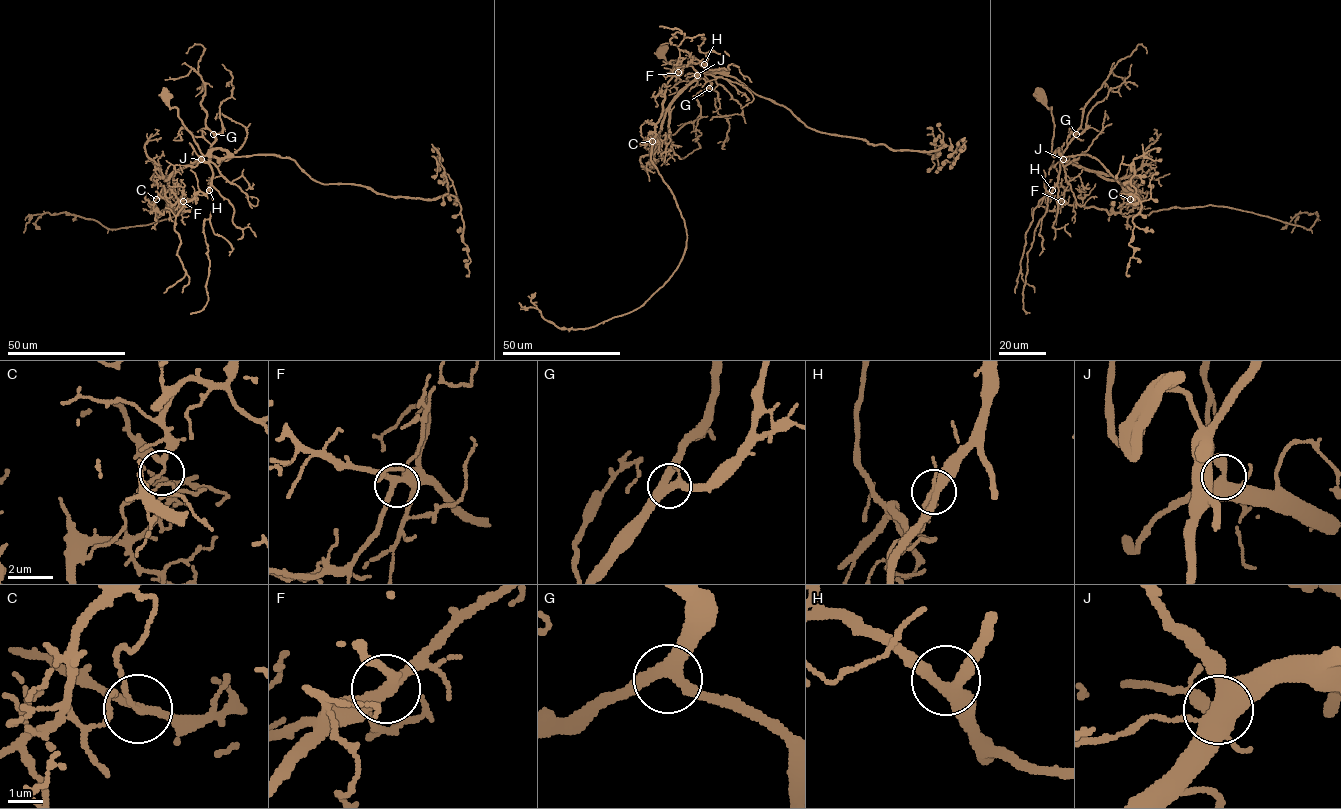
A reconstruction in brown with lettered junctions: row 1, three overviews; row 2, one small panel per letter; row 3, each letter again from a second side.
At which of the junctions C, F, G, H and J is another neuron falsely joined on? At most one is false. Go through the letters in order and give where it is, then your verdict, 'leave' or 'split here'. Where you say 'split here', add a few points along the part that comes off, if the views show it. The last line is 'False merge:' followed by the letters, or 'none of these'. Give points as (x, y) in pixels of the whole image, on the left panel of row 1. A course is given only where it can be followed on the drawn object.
C: (156, 199) | split here | (156, 199), (158, 216), (169, 207), (191, 207), (117, 229), (64, 212), (45, 212), (33, 215), (23, 232)
F: (183, 201) | leave
G: (213, 134) | leave
H: (209, 190) | leave
J: (201, 159) | leave
False merge: C

